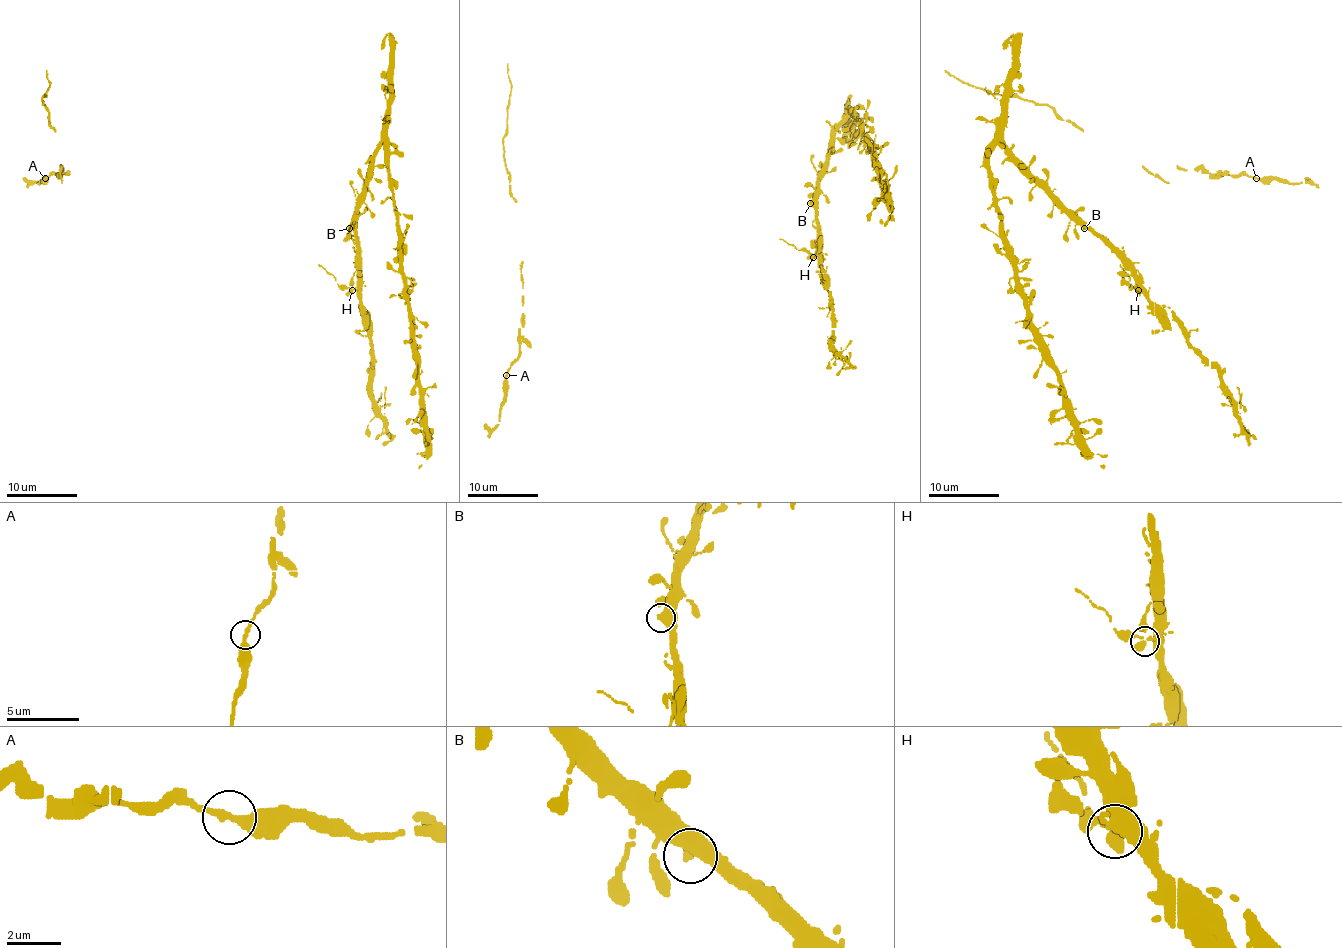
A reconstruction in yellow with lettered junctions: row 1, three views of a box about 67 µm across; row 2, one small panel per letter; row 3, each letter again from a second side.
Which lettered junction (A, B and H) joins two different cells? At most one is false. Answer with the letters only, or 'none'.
H

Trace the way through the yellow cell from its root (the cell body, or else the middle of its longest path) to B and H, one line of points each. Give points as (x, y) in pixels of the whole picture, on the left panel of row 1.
B: (358, 255), (356, 232), (349, 228)
H: (358, 255), (358, 283), (353, 290)

